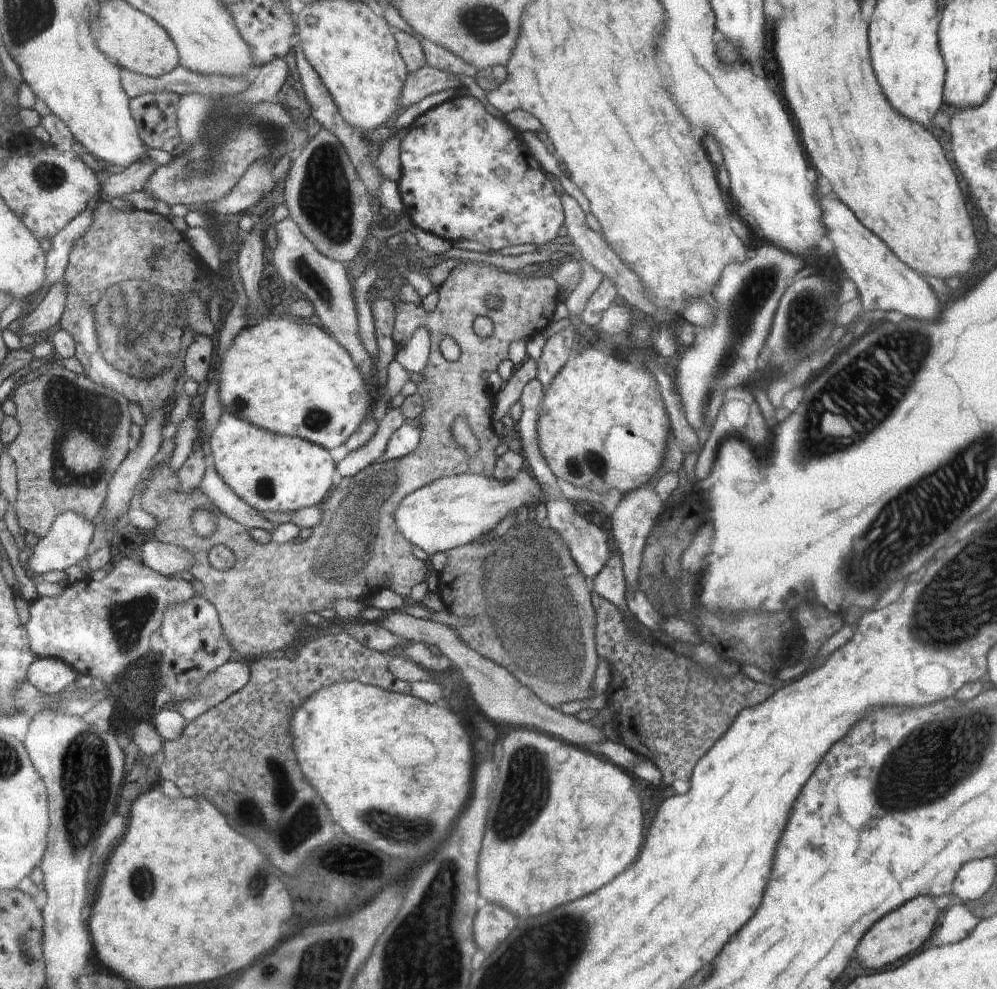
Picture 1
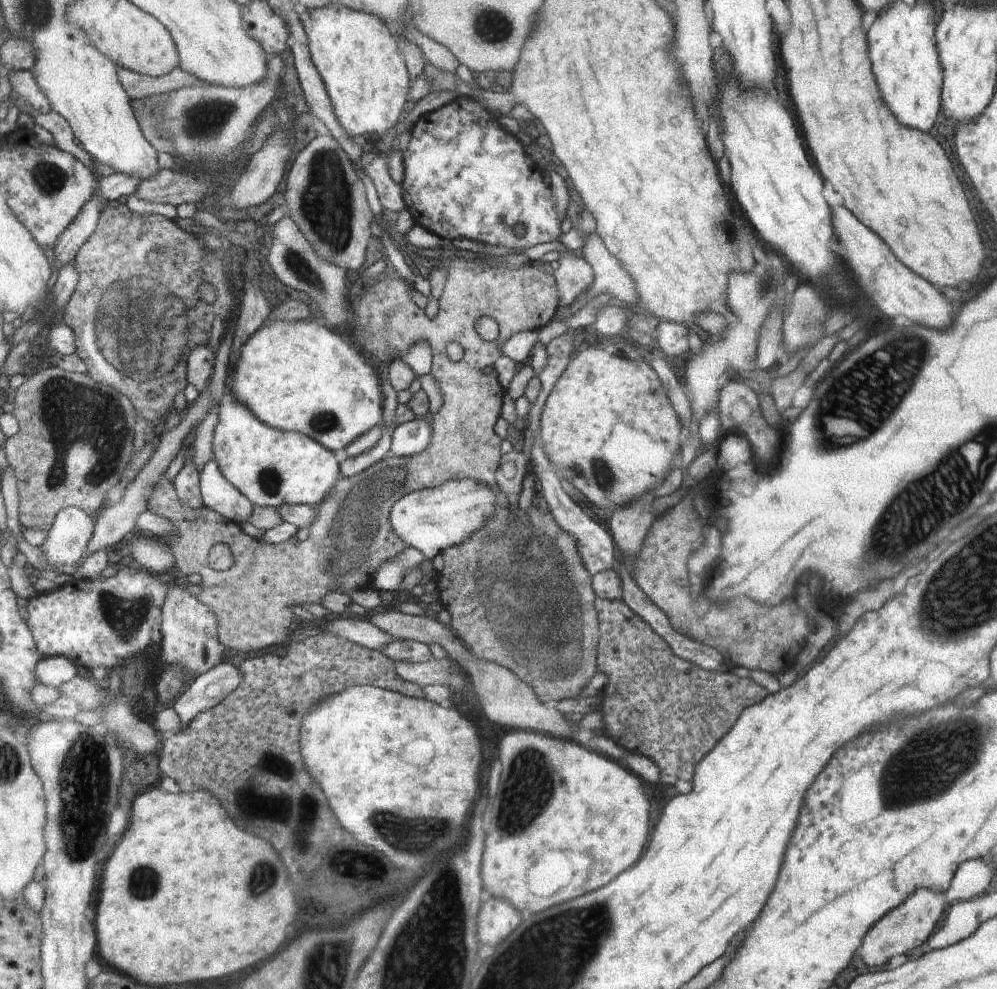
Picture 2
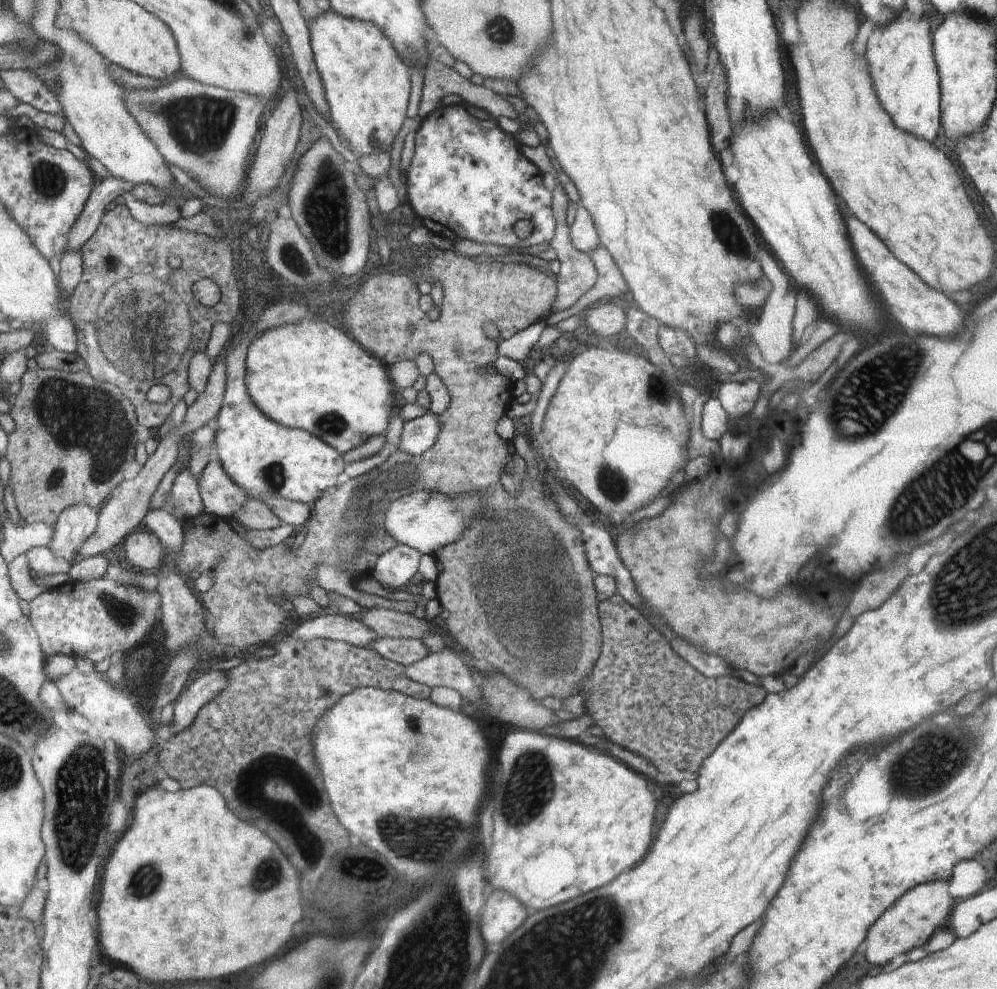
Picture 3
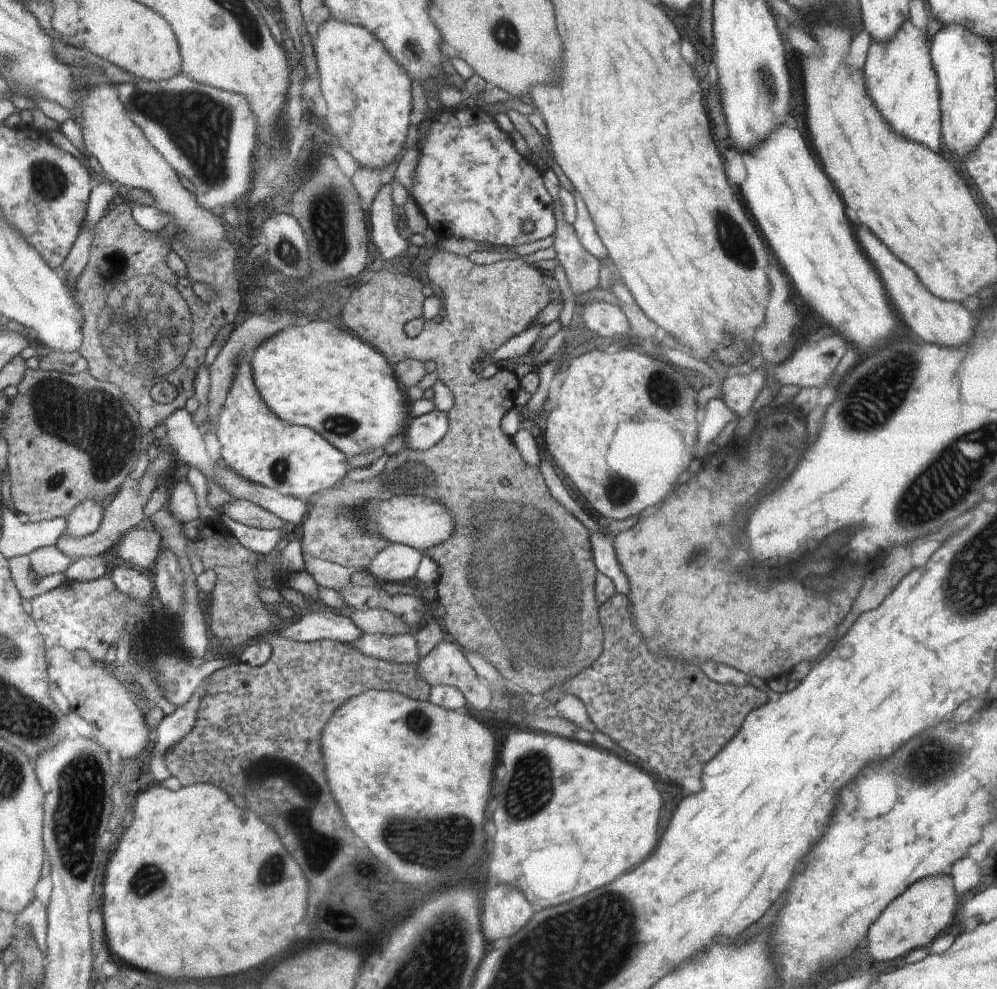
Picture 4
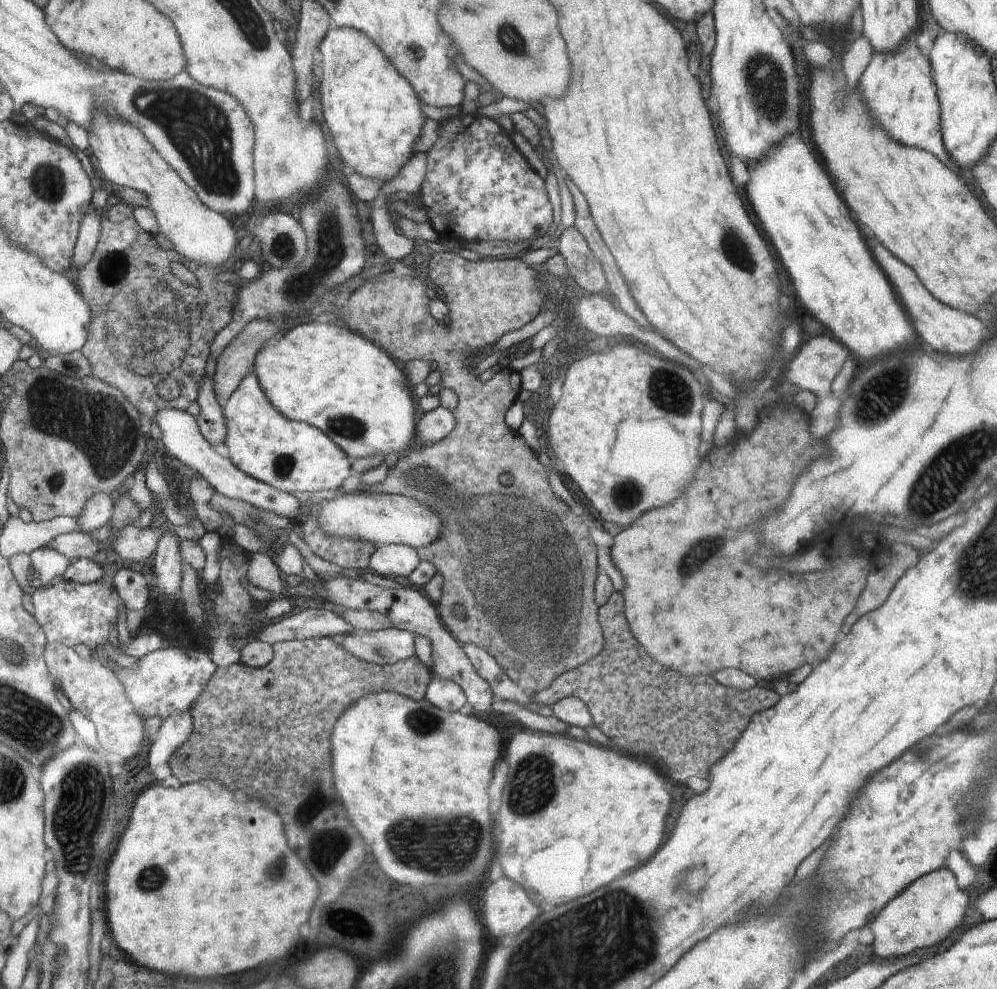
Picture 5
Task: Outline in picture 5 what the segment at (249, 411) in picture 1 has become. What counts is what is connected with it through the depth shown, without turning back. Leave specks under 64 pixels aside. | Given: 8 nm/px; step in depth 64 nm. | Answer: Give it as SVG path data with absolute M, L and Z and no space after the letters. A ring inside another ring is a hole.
M319 319L313 322L306 320L305 323L298 324L298 326L294 326L294 328L288 330L274 345L260 349L255 356L253 366L254 372L258 376L259 383L266 391L270 402L275 406L278 412L288 417L291 421L298 421L319 428L353 459L374 456L377 453L383 456L391 455L393 452L399 452L399 454L401 454L404 450L416 446L414 406L412 406L412 396L410 396L410 390L408 390L405 374L402 374L402 370L388 358L387 352L384 352L383 349L376 346L372 341L361 337L358 333L350 329L342 328L342 326L334 325L334 323L324 323Z

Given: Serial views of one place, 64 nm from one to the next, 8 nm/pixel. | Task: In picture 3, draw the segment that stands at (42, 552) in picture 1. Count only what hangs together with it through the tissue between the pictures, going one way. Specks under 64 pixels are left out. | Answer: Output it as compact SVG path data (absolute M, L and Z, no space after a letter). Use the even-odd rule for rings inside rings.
M81 504L68 507L60 516L55 537L49 547L70 562L81 558L83 544L98 530L101 513Z

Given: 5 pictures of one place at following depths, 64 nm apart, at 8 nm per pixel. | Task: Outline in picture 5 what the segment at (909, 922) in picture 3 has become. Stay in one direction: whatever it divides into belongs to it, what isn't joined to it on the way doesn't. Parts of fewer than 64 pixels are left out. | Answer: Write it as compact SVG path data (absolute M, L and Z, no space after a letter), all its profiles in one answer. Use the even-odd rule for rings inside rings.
M946 868L932 871L922 878L918 878L910 887L906 888L902 894L898 894L894 899L890 899L878 917L871 924L871 930L874 934L872 948L874 954L882 960L894 958L906 958L914 950L928 950L928 946L936 946L938 942L947 942L948 936L964 920L968 908L968 894L960 890L960 884L957 882L955 874Z

